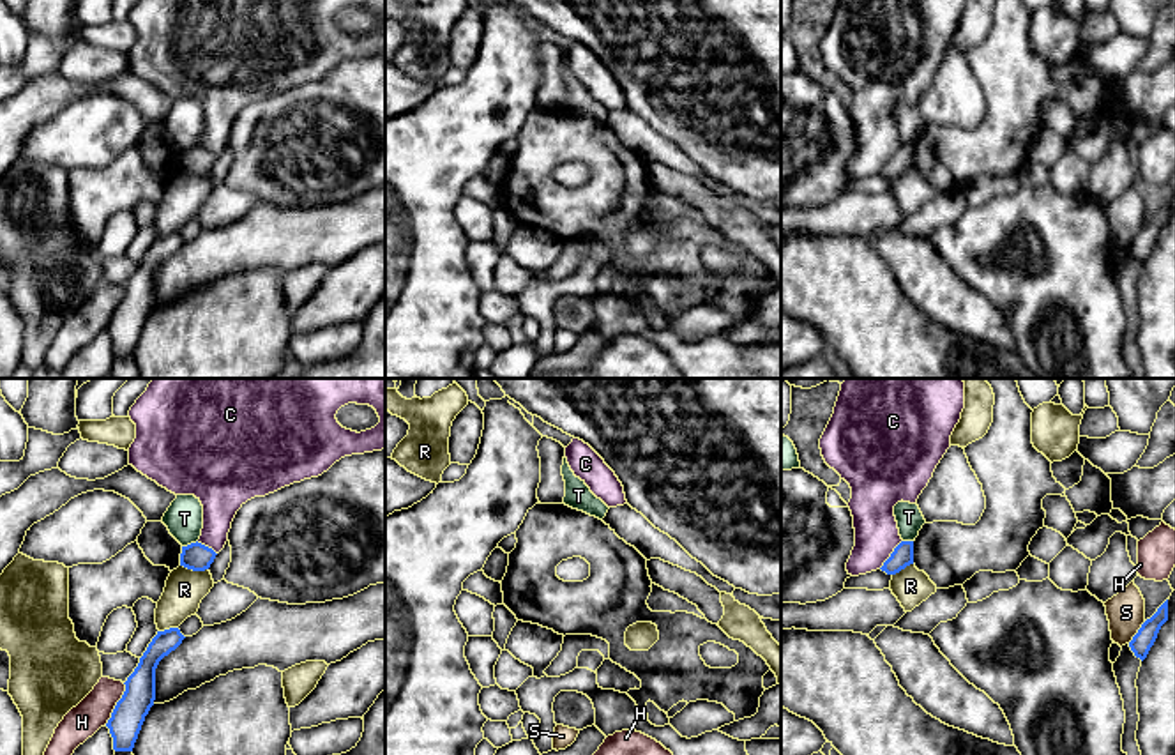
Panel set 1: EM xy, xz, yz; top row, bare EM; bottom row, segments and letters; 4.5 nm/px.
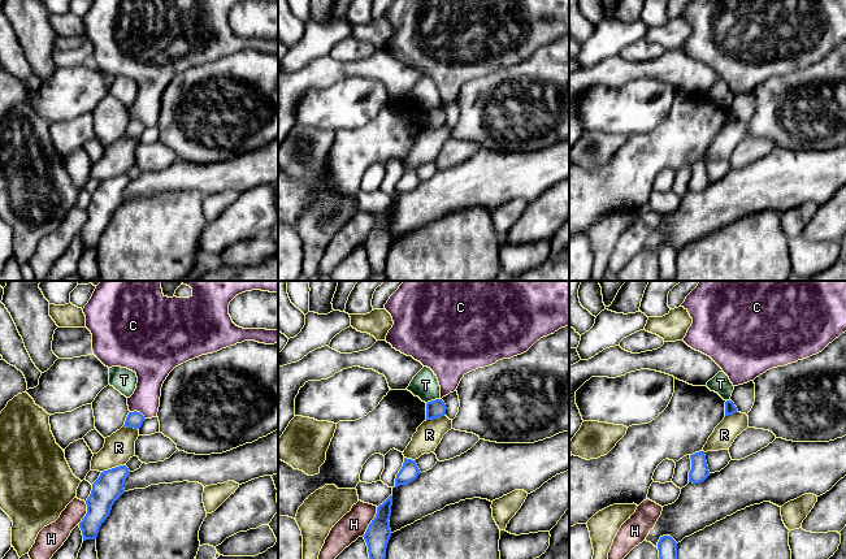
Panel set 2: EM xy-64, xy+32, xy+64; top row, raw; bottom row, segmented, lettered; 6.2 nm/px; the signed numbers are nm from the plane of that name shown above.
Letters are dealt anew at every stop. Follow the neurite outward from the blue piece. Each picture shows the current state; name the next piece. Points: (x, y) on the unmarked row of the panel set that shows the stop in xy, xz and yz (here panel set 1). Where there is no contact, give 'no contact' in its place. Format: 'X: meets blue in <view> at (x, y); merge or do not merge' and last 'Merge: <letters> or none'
C: meets blue in yz at (891, 158); do not merge
H: meets blue in xy at (117, 308); do not merge
R: meets blue in xy at (195, 174); do not merge
S: meets blue in yz at (1138, 236); do not merge
T: meets blue in xy at (191, 147); do not merge
Merge: none

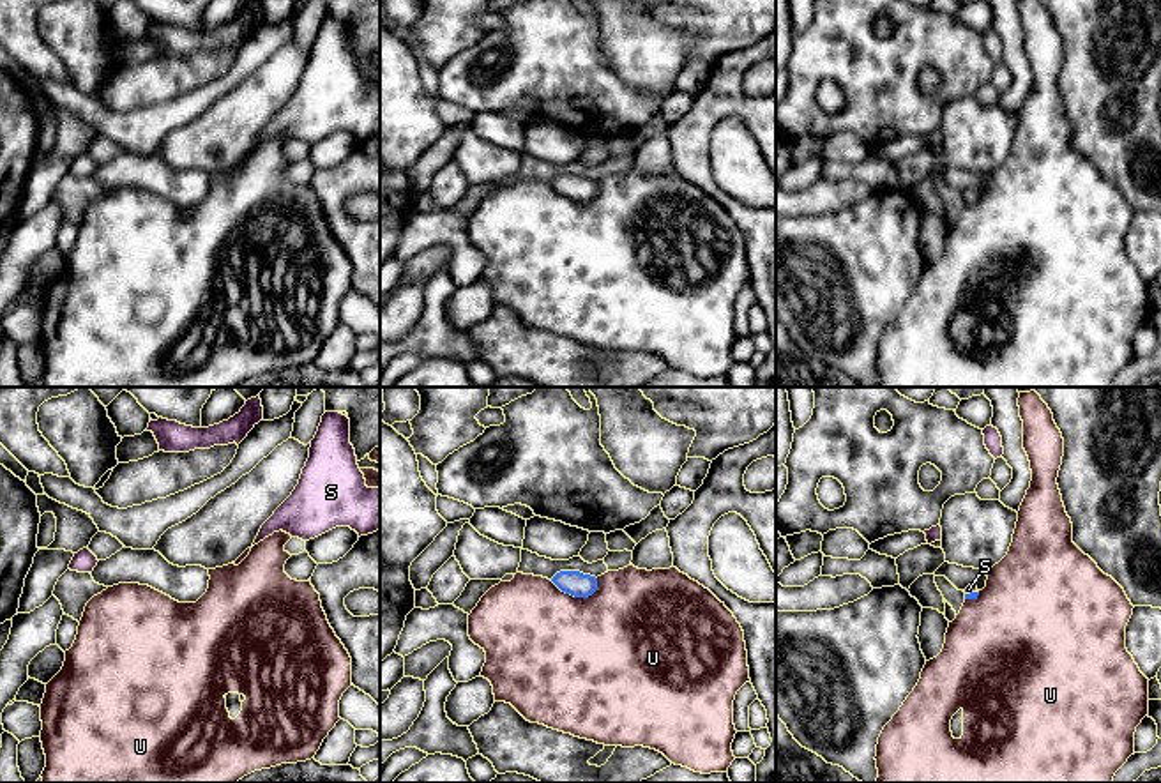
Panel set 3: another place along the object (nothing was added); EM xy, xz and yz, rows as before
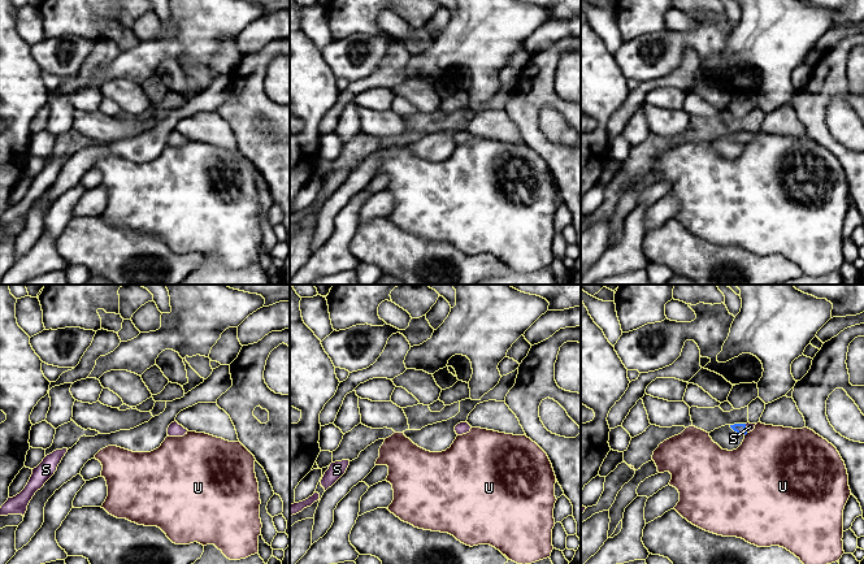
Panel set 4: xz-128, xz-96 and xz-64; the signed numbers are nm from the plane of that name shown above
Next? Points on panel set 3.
S: meets blue in yz at (971, 197); merge
U: meets blue in xz at (575, 200); do not merge
Merge: S

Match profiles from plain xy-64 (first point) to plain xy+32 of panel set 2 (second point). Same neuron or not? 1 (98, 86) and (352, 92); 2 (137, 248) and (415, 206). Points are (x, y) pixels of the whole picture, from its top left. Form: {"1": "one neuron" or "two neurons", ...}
{"1": "one neuron", "2": "two neurons"}

